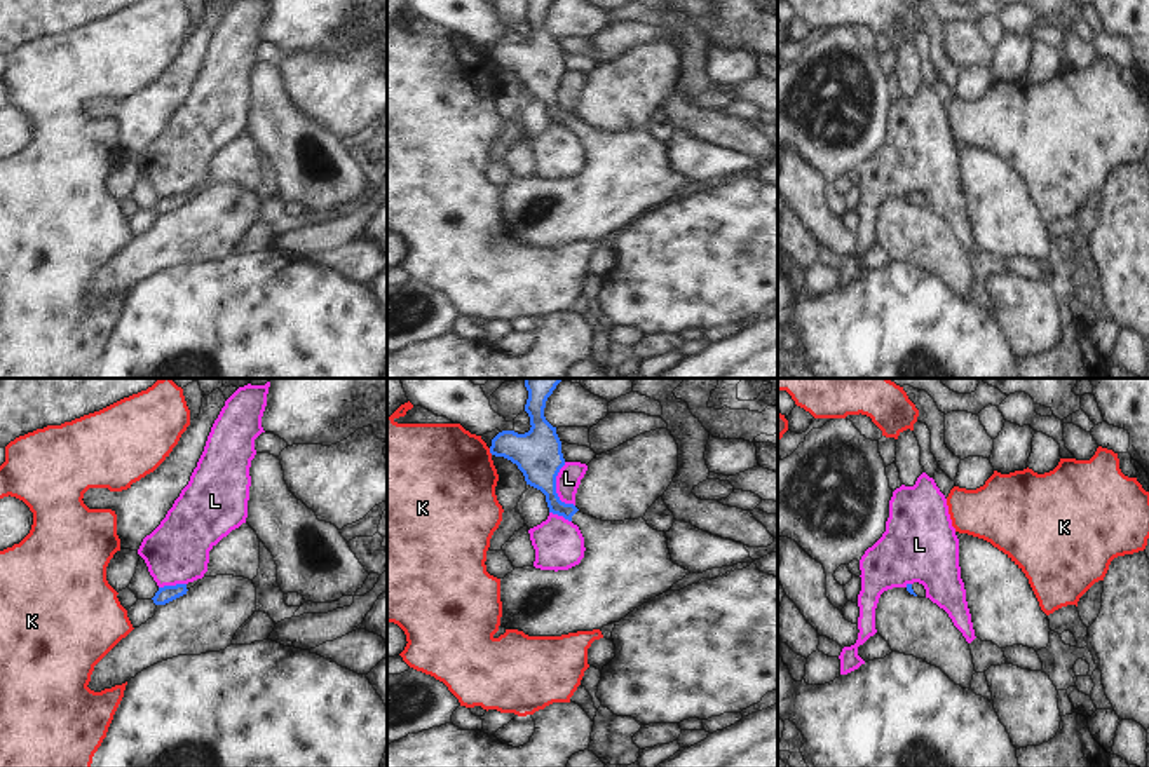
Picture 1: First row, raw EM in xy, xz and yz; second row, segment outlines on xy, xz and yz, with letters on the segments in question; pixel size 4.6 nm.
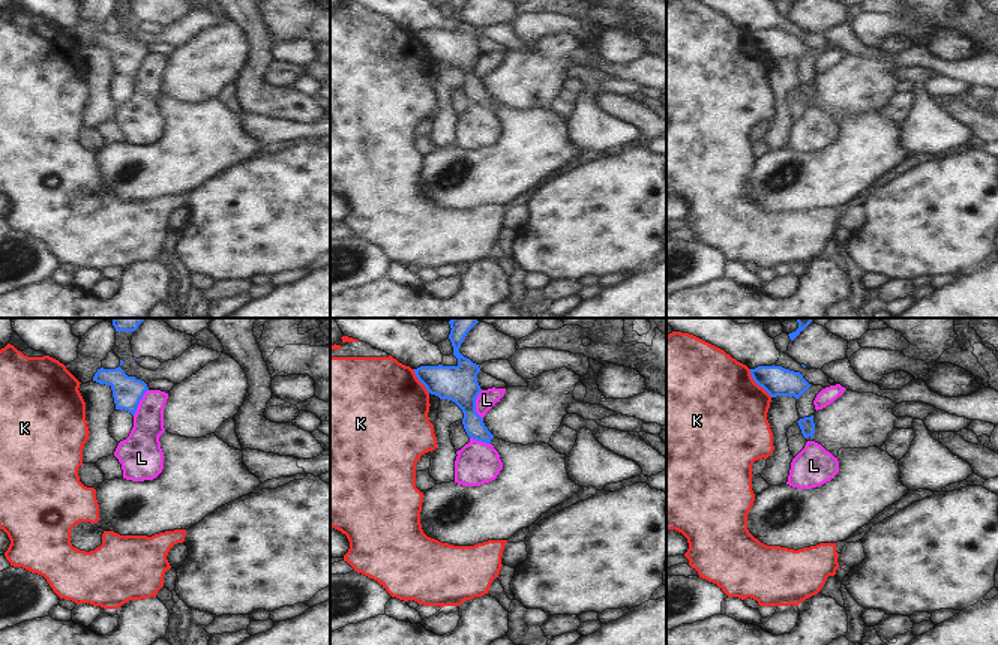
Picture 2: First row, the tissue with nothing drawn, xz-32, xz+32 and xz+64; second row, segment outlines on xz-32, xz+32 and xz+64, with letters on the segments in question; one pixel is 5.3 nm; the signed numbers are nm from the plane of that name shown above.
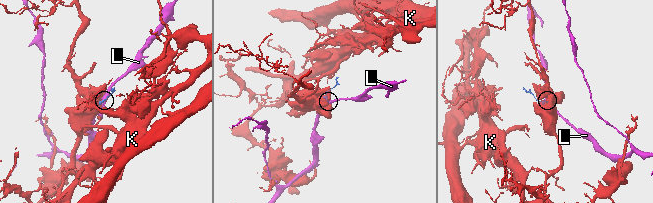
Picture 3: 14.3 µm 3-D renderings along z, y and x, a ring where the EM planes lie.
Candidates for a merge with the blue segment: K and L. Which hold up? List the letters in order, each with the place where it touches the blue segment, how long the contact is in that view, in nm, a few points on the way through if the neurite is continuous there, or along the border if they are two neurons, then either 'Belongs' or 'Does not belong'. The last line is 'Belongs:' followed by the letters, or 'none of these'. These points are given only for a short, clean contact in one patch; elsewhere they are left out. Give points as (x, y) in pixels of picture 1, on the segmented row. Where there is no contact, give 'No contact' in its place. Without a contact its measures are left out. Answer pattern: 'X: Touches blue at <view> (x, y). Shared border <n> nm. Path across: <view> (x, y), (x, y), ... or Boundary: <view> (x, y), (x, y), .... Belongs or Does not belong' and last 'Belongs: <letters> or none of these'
K: Touches blue at xz (490, 452). Shared border 40 nm. Boundary: xz (489, 448), (492, 454). Does not belong
L: Touches blue at xz (555, 488). Shared border 220 nm. Boundary: xz (565, 462), (557, 476), (557, 495), (574, 506). Does not belong
Belongs: none of these.

